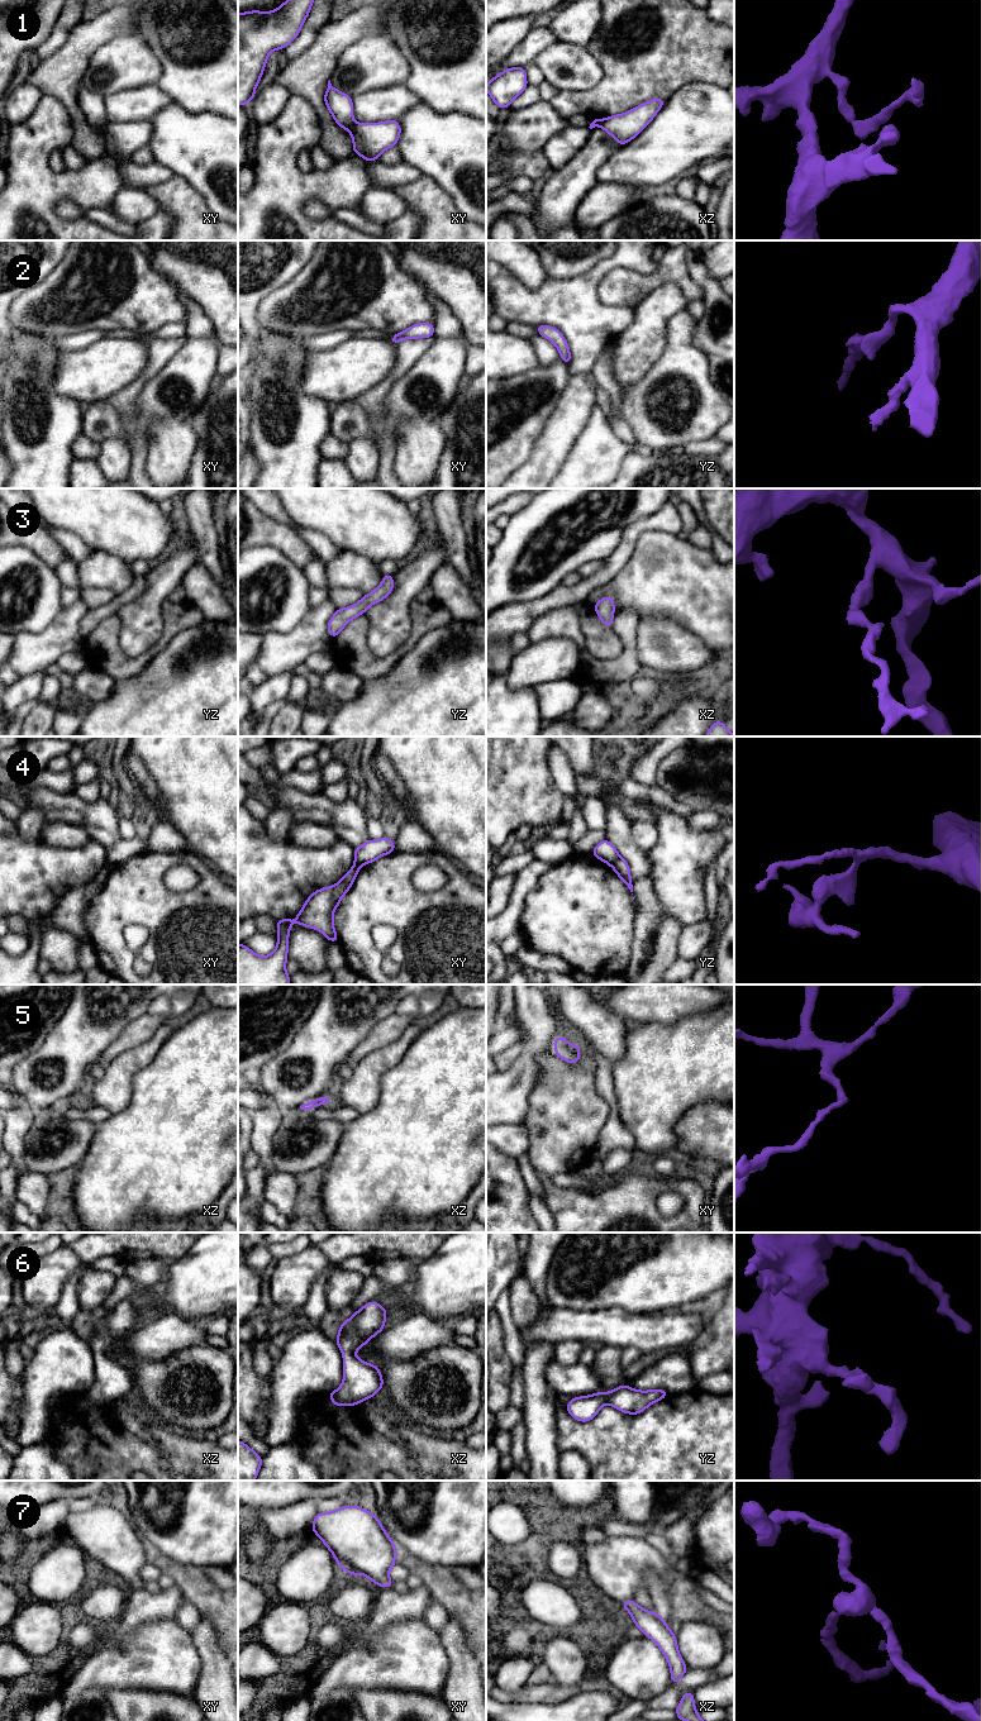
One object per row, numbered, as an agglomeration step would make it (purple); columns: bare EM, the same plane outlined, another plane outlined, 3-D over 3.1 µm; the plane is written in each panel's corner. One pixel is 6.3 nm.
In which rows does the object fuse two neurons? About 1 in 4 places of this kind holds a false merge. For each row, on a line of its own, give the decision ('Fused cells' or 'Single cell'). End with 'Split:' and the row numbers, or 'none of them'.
1: Fused cells
2: Single cell
3: Single cell
4: Fused cells
5: Single cell
6: Single cell
7: Single cell
Split: 1, 4

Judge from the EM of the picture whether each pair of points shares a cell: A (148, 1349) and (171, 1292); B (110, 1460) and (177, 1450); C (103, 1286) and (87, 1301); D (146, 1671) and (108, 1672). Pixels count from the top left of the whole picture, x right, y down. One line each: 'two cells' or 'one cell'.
A: two cells
B: one cell
C: one cell
D: one cell

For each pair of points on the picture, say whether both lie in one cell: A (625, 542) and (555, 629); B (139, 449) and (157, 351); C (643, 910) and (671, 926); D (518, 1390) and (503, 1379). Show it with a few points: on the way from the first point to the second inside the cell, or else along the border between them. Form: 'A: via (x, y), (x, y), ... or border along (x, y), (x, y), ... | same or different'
A: border along (574, 604), (544, 613) | different
B: via (131, 425), (129, 395), (147, 375) | same
C: via (649, 916), (660, 926), (665, 926) | same
D: border along (514, 1368), (509, 1405) | different

